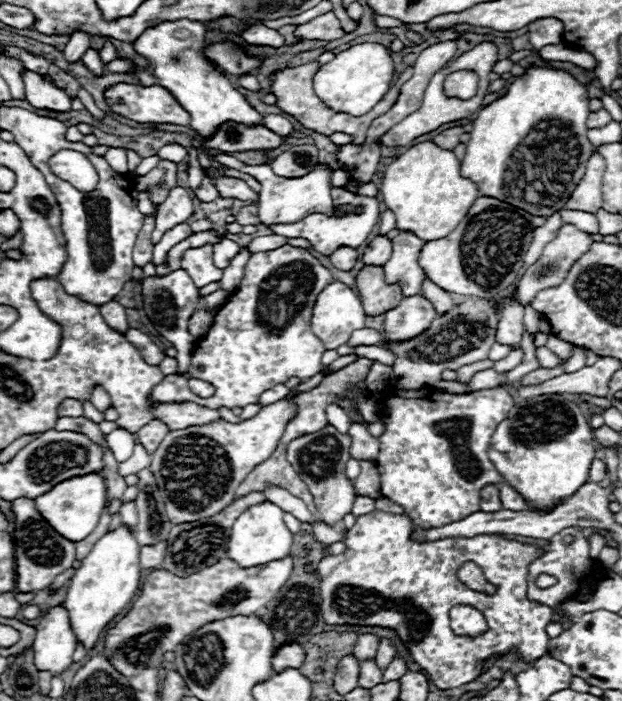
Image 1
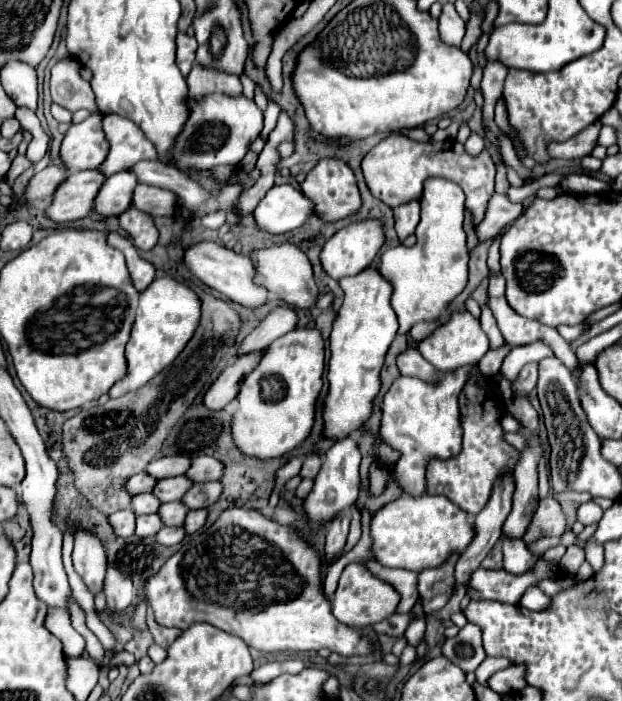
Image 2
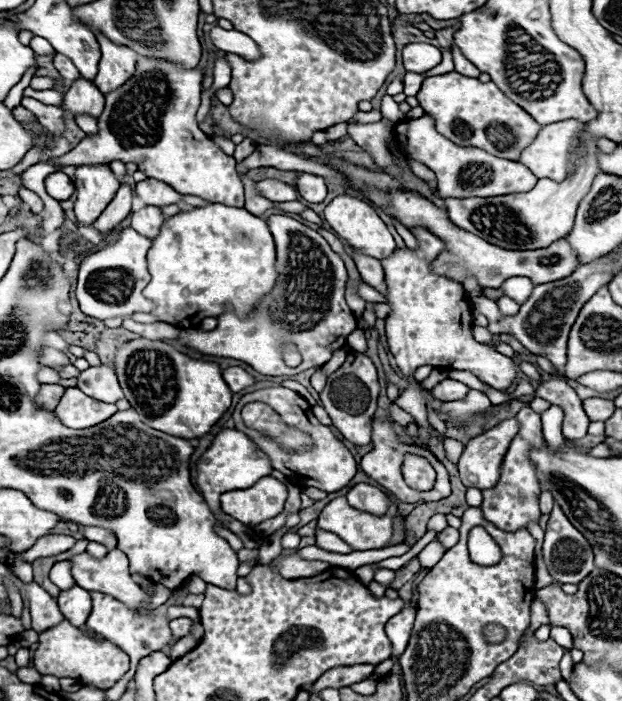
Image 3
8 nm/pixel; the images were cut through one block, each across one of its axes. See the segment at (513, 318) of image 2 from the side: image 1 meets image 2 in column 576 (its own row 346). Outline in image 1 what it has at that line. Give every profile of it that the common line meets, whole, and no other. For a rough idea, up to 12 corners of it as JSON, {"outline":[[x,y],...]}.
{"outline":[[358,346],[354,352],[394,366],[396,354],[380,346]]}

